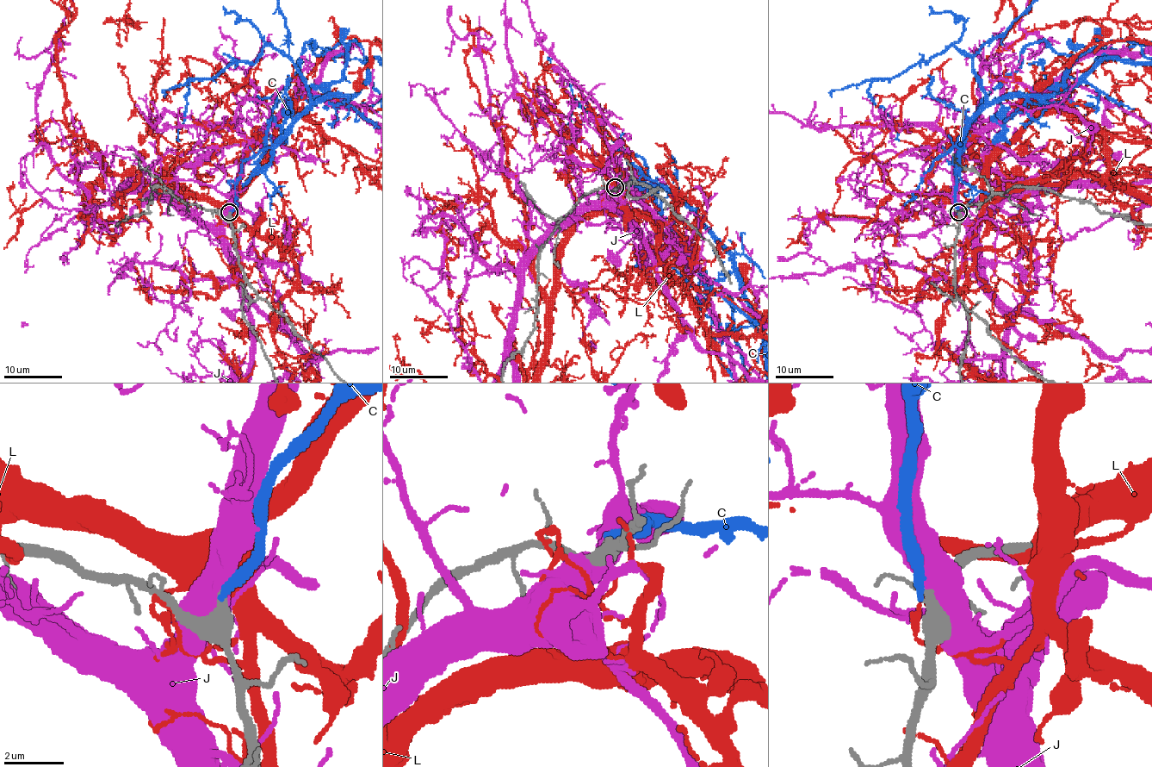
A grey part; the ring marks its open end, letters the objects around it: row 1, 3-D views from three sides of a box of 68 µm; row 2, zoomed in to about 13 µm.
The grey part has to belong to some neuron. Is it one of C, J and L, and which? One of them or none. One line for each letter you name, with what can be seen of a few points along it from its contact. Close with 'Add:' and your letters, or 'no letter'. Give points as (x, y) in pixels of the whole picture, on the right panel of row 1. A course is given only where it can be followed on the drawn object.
Add: C

